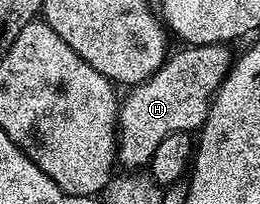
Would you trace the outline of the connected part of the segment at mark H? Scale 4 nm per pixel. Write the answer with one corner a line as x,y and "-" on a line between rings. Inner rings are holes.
222,43
213,45
190,45
180,46
180,51
168,54
164,63
159,66
157,73
153,73
143,83
136,83
130,88
127,96
122,96
119,103
119,117
117,120
117,159
127,169
143,169
150,164
157,145
169,133
178,131
198,132
203,122
207,119
207,111
215,97
215,90
223,83
228,71
231,70
233,62
233,51
231,47

